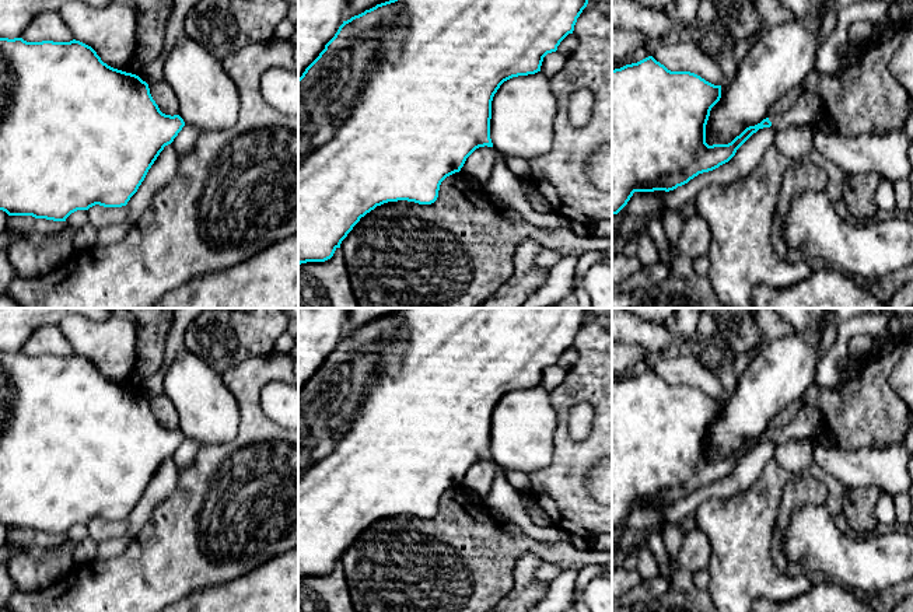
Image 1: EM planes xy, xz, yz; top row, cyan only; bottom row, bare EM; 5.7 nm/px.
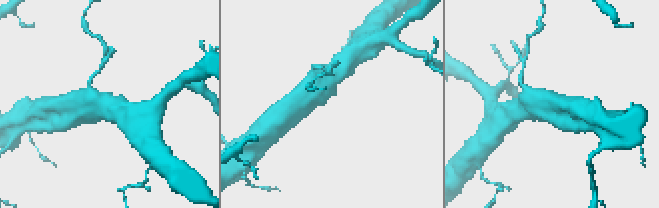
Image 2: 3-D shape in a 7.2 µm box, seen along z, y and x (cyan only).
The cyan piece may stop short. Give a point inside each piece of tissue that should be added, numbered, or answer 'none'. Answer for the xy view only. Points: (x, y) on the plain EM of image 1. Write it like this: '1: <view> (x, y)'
none

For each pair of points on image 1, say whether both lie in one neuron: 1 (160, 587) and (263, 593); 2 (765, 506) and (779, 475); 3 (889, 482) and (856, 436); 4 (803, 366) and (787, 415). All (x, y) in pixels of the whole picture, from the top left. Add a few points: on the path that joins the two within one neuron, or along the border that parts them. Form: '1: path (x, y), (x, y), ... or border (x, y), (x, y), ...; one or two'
1: border (230, 580), (221, 584), (200, 587), (185, 597); two
2: path (765, 499), (772, 482); one
3: border (896, 444), (888, 448), (838, 447); two
4: border (800, 398), (789, 402), (769, 422), (769, 426); two

